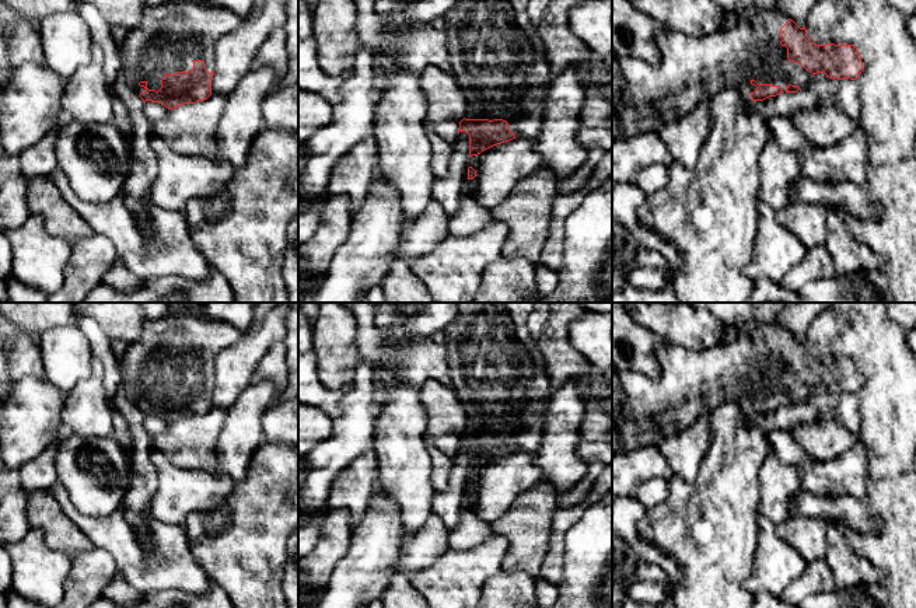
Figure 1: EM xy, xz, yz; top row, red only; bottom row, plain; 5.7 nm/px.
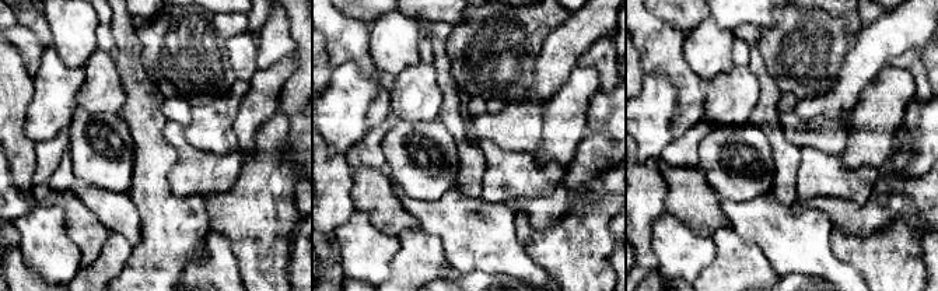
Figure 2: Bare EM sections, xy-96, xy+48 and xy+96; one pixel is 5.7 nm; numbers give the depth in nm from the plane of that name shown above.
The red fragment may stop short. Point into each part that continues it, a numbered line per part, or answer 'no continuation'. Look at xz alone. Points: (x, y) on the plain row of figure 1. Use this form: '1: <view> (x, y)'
1: xz (483, 352)

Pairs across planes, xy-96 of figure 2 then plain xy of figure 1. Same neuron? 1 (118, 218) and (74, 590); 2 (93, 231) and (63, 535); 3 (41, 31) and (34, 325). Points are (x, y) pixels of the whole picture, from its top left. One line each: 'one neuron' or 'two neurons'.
1: two neurons
2: one neuron
3: two neurons

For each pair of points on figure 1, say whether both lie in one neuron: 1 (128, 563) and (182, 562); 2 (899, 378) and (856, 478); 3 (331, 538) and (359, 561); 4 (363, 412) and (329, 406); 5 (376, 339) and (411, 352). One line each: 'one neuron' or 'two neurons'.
1: one neuron
2: two neurons
3: two neurons
4: two neurons
5: one neuron

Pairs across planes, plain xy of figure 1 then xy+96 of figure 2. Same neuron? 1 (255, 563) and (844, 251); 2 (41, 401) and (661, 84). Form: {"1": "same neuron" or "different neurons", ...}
{"1": "same neuron", "2": "same neuron"}

